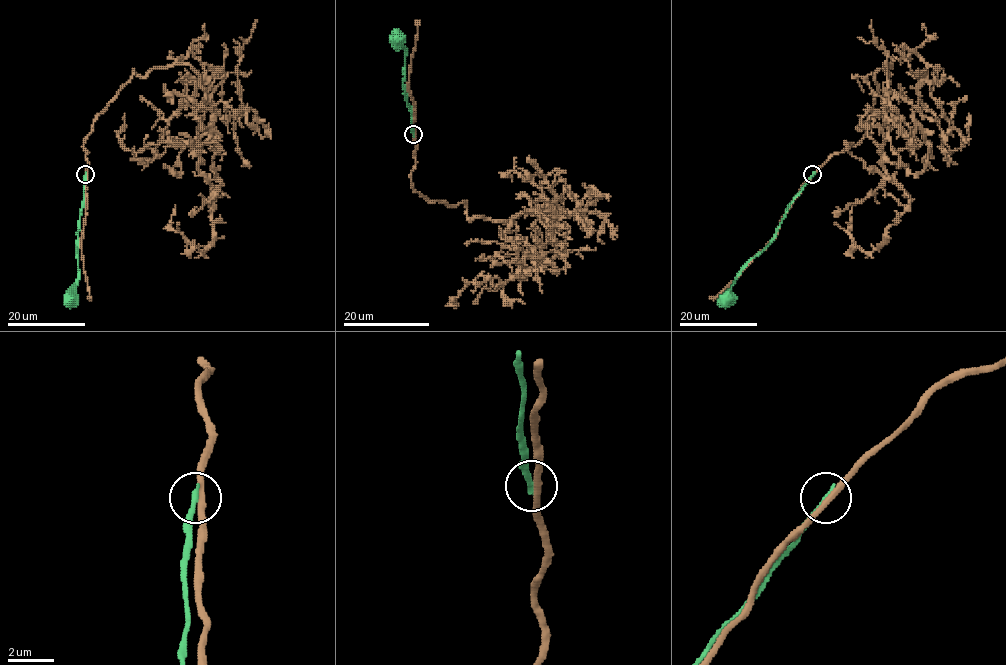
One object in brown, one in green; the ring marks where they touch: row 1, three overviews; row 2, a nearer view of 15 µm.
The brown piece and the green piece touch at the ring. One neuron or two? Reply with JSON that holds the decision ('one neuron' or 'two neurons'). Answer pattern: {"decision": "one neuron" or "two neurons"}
{"decision": "two neurons"}

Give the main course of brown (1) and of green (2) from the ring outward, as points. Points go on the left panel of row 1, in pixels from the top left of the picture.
1: (86, 174), (93, 121), (134, 69), (188, 64), (214, 119), (204, 252), (170, 225), (175, 204)
2: (85, 174), (77, 237), (78, 280), (72, 301)

